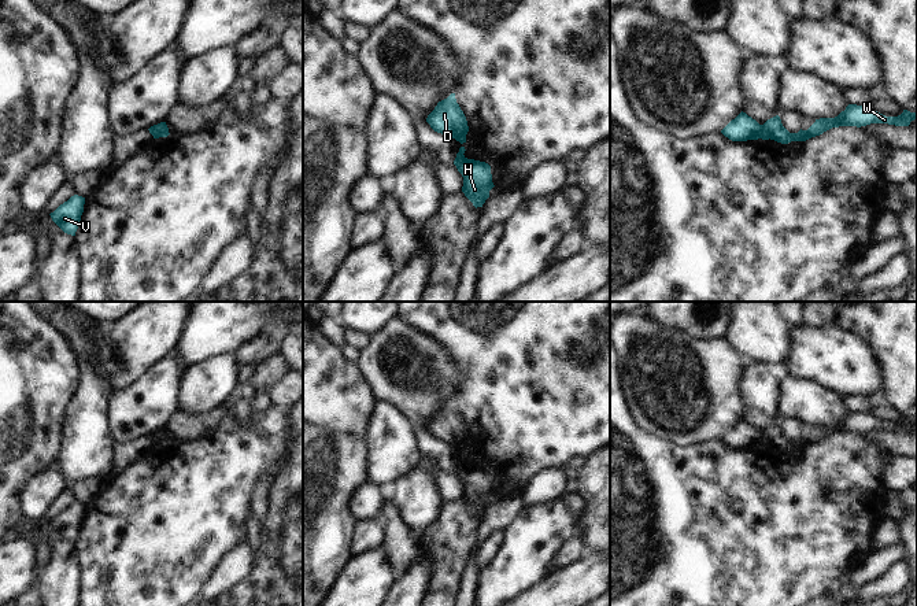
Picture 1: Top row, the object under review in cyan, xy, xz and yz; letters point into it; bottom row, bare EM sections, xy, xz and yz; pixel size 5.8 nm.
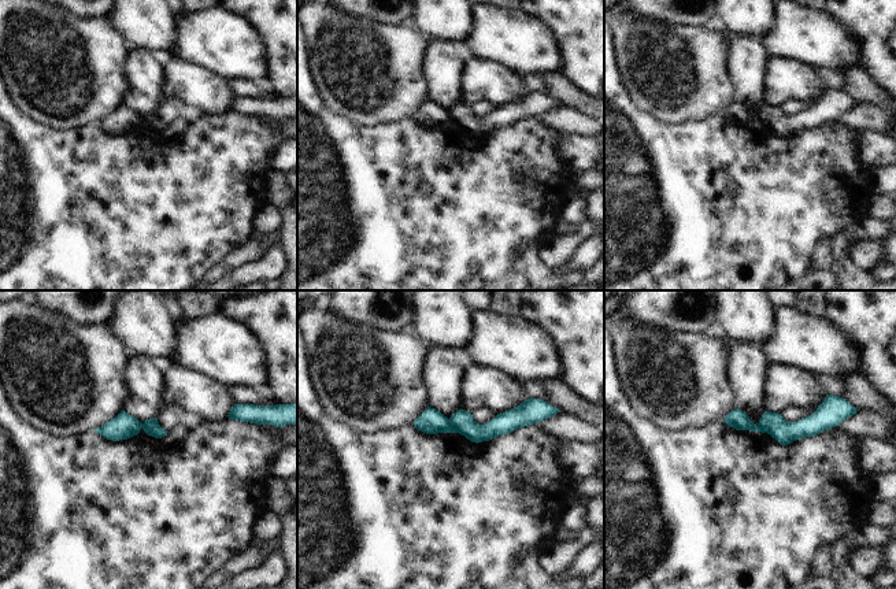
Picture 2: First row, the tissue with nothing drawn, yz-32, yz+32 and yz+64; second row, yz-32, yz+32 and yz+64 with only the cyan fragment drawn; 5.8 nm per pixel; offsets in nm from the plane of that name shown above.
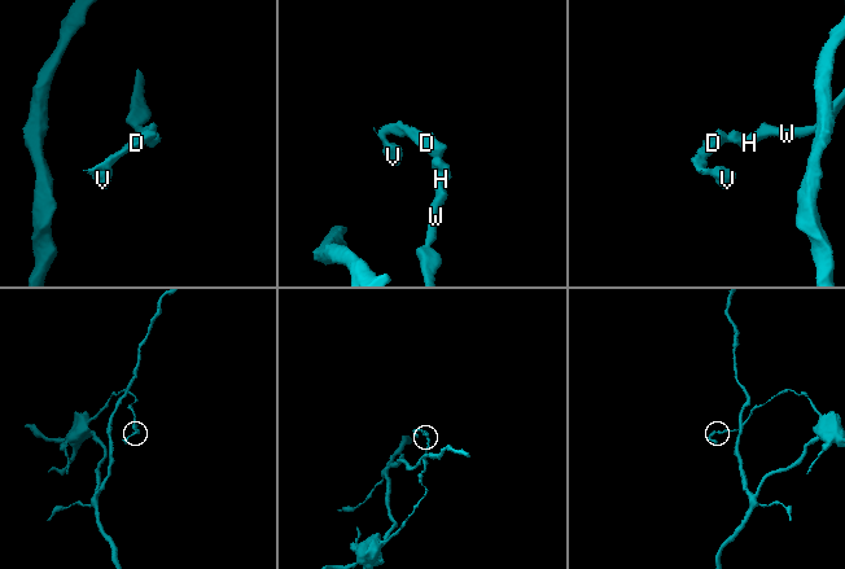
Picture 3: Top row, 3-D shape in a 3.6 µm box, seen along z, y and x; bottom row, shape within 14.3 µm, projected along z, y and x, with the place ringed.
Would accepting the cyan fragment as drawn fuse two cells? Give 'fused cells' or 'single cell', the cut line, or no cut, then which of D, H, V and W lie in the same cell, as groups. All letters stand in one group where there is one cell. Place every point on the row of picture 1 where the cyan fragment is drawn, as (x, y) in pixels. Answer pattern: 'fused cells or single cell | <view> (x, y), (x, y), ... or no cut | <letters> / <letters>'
fused cells | yz (762, 125), (760, 137) | D V / H W

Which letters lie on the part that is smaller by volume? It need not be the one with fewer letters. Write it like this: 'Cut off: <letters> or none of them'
Cut off: D, V

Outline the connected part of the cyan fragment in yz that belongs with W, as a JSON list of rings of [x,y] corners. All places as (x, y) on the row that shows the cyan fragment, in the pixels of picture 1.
[[[848,104],[844,111],[842,111],[835,118],[820,118],[807,129],[799,130],[798,133],[790,133],[781,123],[779,115],[768,119],[762,125],[762,140],[774,140],[781,144],[788,144],[791,141],[806,141],[811,137],[820,136],[824,132],[839,128],[839,126],[866,126],[870,123],[888,123],[895,126],[909,126],[912,121],[917,119],[917,111],[910,112],[903,110],[898,117],[885,117],[869,107]]]

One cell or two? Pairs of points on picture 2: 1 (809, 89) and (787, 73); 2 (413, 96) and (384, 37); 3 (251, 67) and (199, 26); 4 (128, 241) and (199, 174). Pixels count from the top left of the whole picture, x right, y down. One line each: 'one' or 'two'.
1: one
2: one
3: one
4: one

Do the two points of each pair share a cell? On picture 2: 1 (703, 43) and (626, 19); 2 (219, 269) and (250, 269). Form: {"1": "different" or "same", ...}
{"1": "same", "2": "different"}

